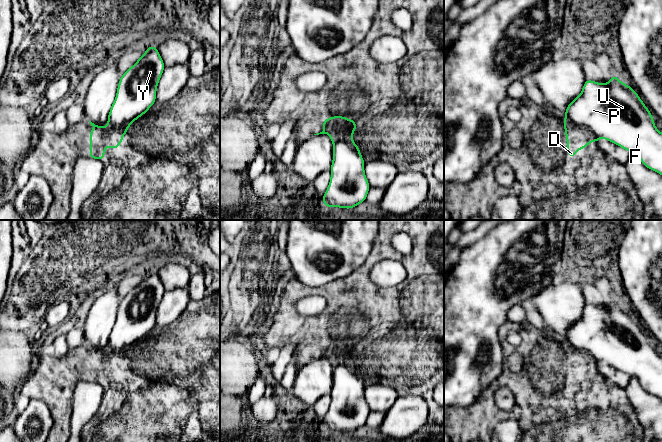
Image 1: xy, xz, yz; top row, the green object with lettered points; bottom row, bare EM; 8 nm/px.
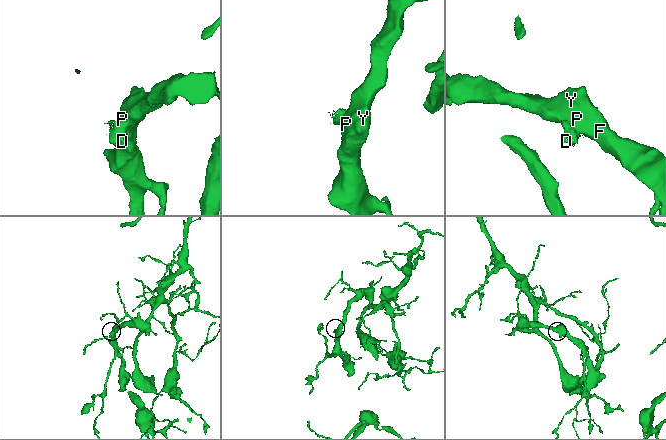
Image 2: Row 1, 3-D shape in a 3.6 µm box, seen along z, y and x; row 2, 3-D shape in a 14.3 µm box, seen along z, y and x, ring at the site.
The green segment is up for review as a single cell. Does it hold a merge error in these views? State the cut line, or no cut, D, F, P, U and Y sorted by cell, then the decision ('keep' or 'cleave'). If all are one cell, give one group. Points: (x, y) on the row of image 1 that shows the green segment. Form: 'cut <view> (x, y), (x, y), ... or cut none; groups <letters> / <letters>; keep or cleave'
cut yz (565, 118), (578, 125), (587, 126), (598, 138); groups D / F P U Y; cleave

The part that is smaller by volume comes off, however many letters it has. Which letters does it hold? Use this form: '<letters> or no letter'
D

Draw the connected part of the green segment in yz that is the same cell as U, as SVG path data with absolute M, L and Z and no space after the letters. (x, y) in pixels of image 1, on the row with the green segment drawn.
M615 74L607 84L586 79L582 93L568 104L565 119L578 126L586 126L598 138L635 153L644 166L662 175L662 133L657 130L651 112L638 94Z

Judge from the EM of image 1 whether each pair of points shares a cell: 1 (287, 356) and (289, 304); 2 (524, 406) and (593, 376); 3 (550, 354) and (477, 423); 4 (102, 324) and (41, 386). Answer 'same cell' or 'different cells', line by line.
1: different cells
2: same cell
3: same cell
4: different cells

